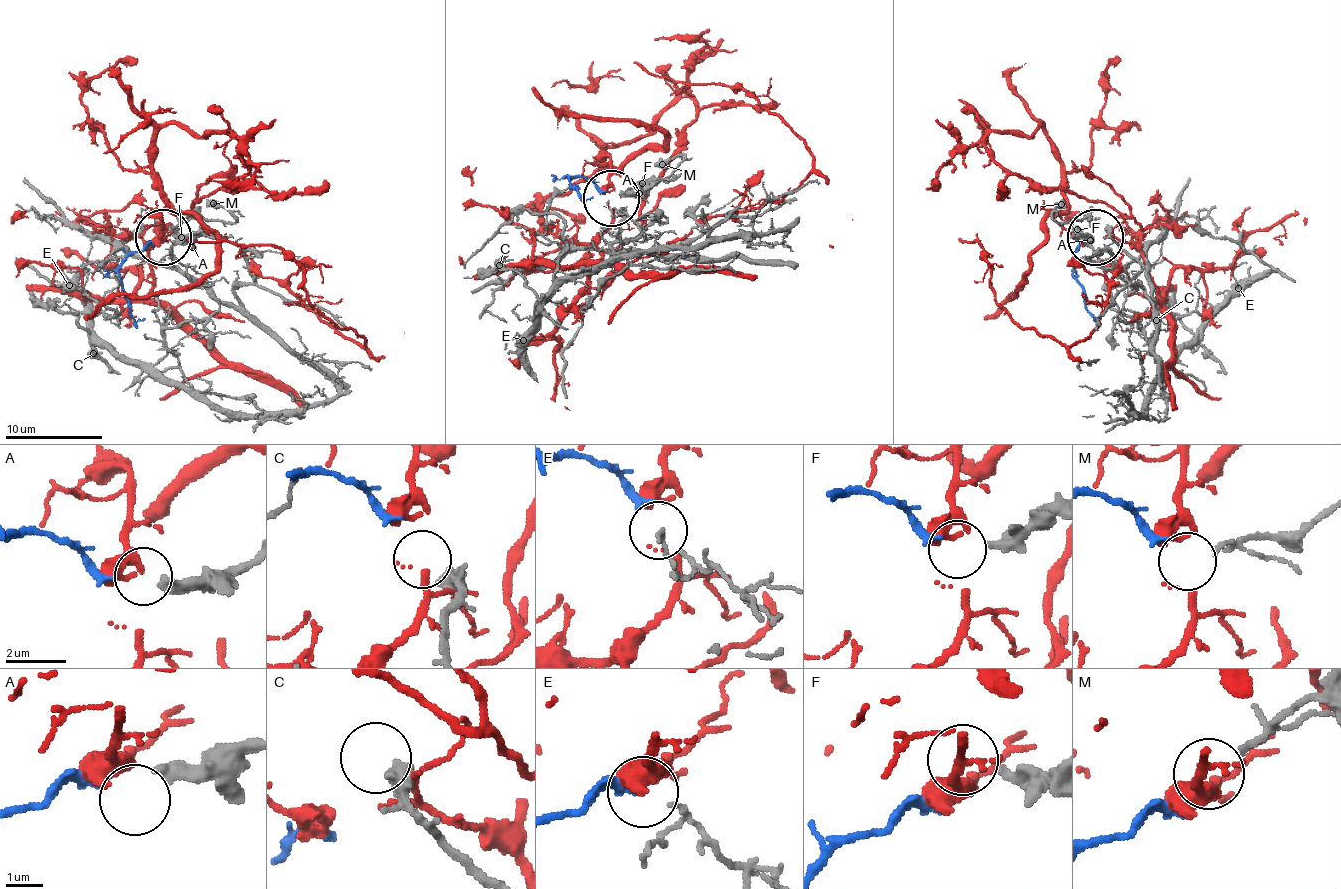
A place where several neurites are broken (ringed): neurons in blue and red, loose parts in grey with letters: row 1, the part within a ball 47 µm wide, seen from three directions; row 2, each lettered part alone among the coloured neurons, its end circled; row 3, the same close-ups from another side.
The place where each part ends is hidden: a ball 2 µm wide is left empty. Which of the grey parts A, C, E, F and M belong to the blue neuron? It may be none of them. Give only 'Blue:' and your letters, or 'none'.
Blue: E

